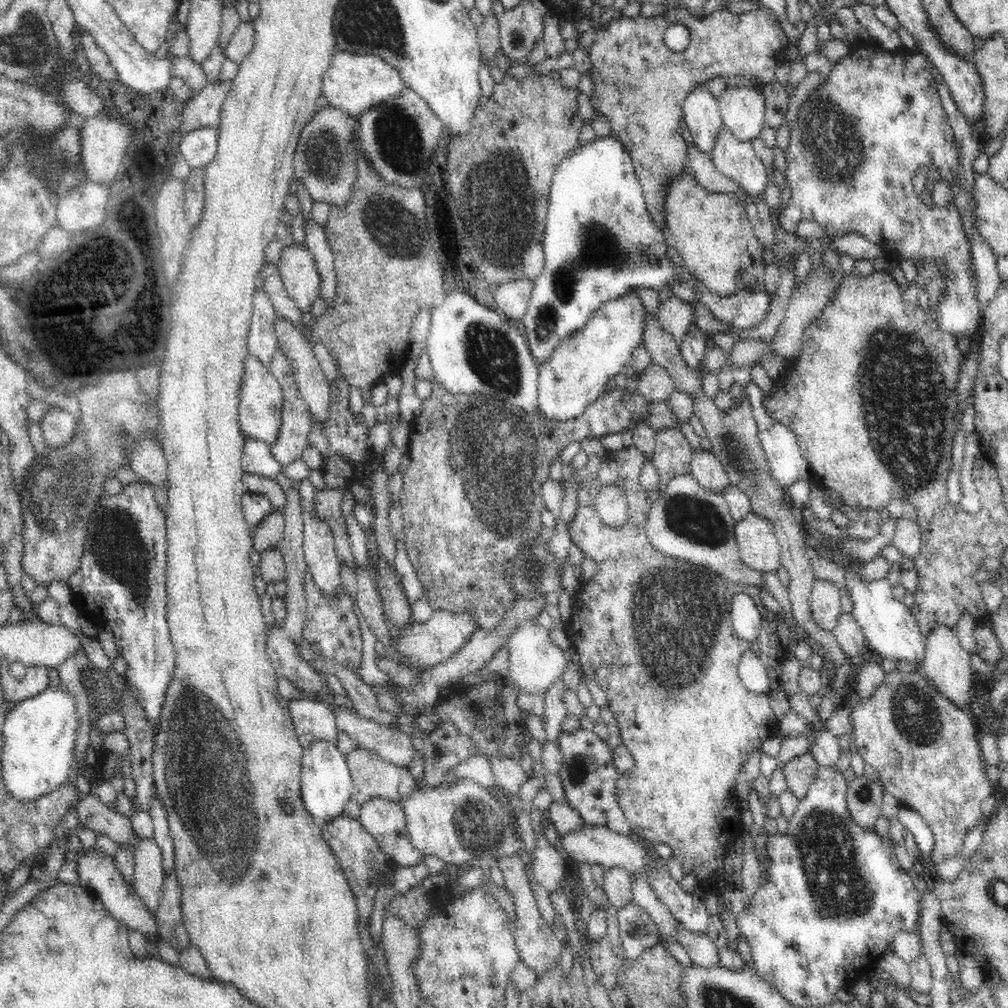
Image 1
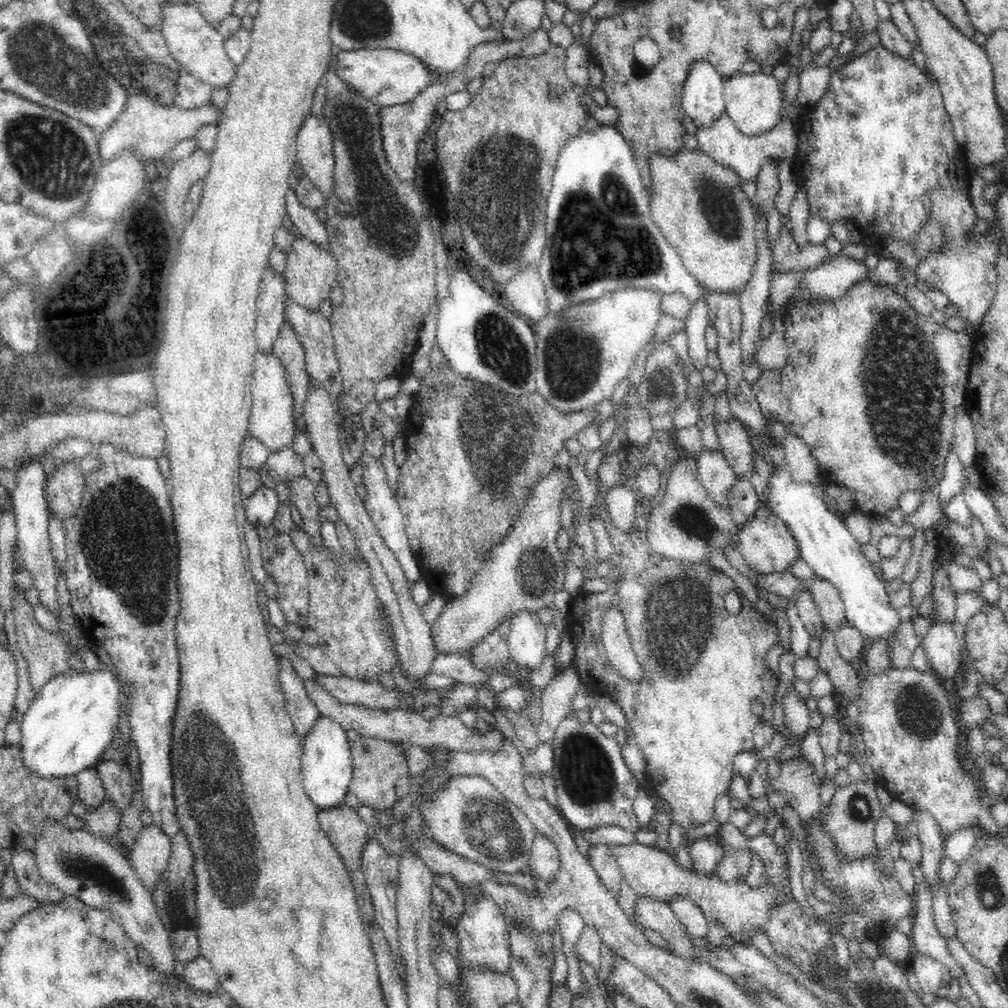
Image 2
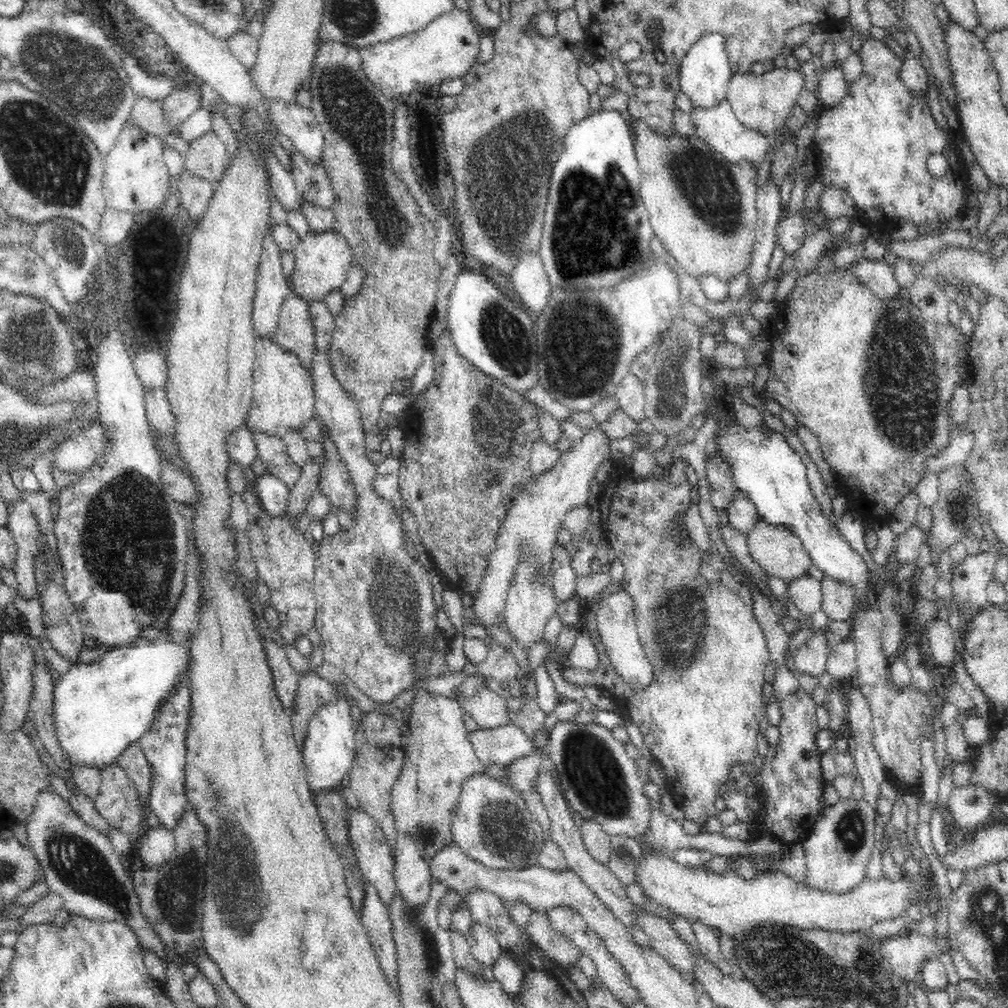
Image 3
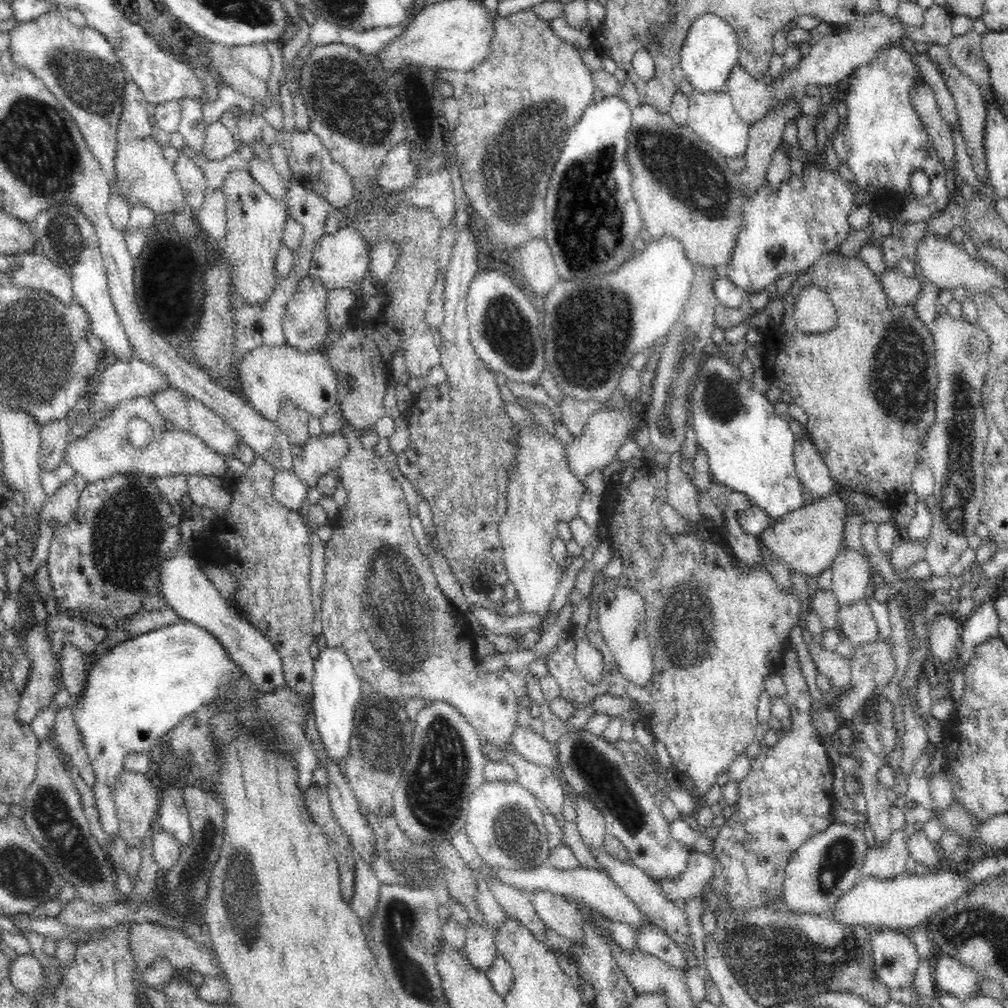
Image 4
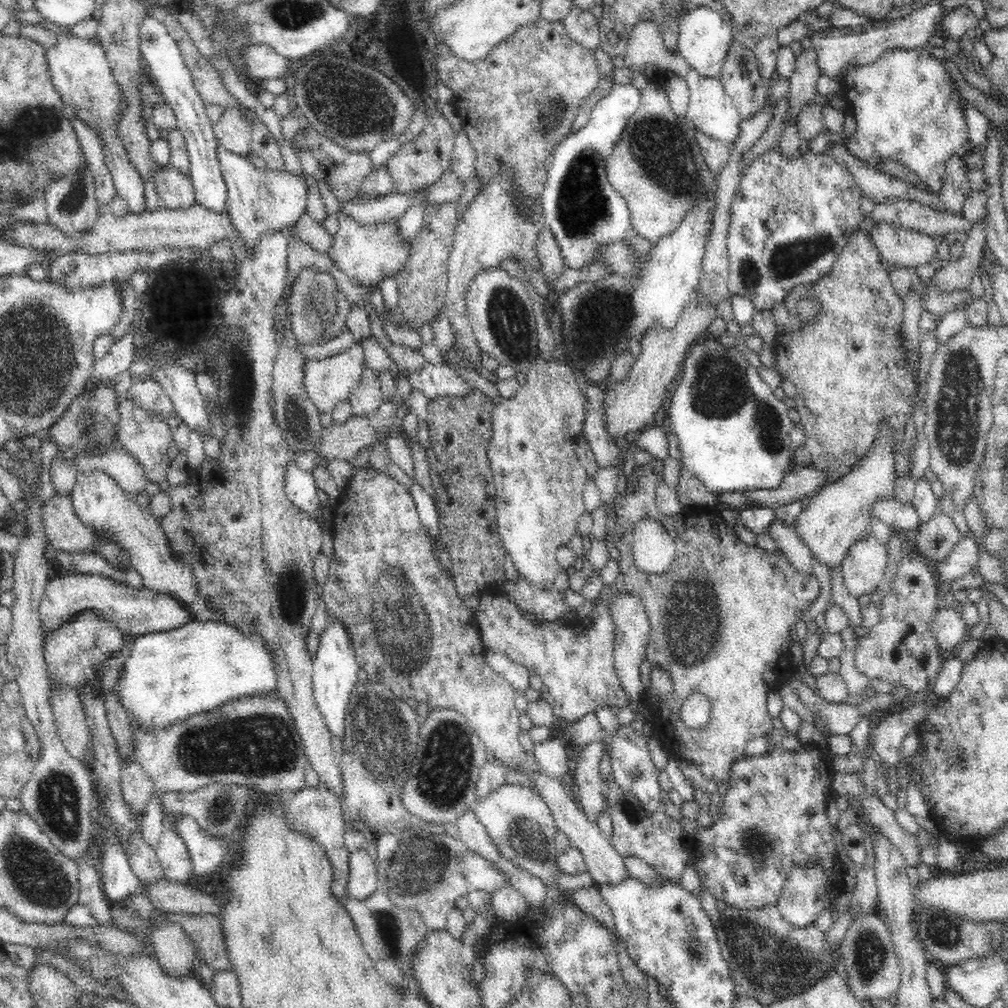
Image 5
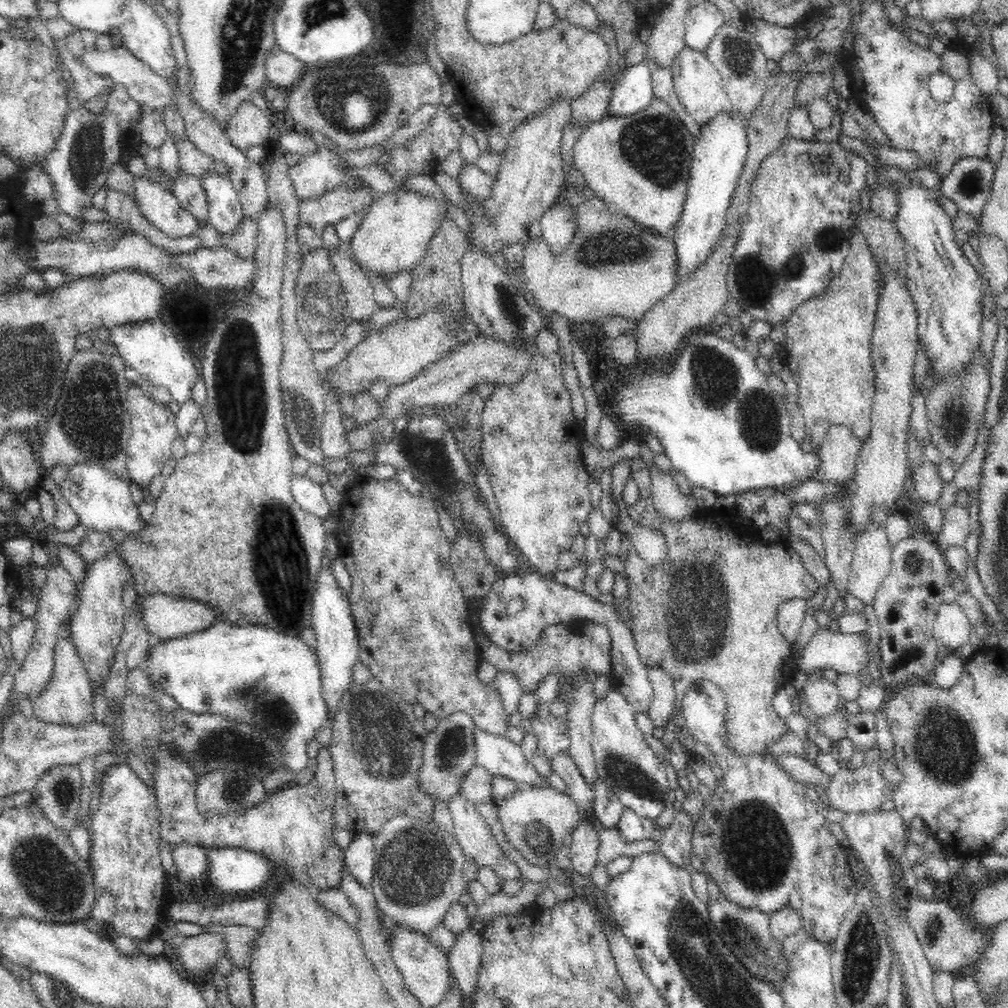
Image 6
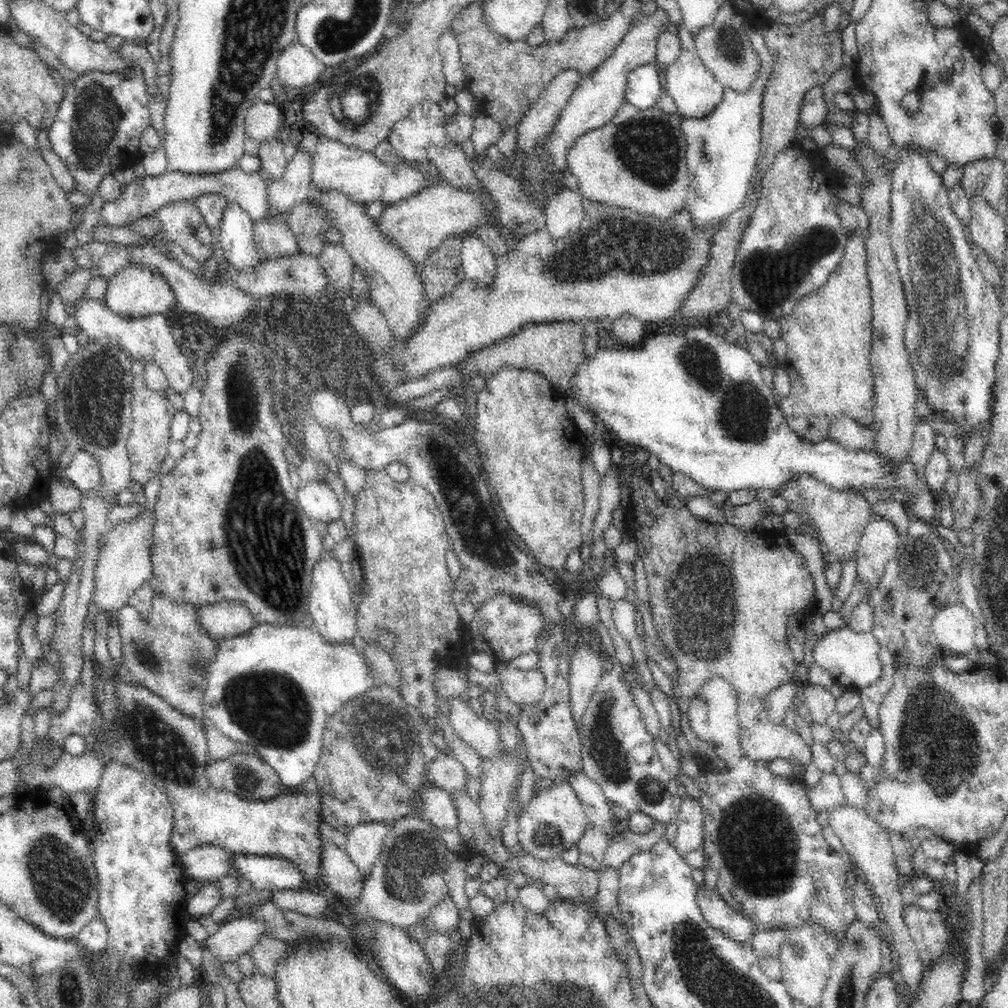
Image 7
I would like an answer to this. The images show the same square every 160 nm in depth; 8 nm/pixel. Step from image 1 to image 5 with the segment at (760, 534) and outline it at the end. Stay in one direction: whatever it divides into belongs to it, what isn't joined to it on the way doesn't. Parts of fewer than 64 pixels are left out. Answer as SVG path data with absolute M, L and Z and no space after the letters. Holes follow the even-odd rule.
M889 420L880 421L872 448L844 476L812 496L810 503L798 516L794 529L812 549L814 560L824 561L830 568L840 565L850 547L871 529L870 523L876 504L896 499L896 434Z

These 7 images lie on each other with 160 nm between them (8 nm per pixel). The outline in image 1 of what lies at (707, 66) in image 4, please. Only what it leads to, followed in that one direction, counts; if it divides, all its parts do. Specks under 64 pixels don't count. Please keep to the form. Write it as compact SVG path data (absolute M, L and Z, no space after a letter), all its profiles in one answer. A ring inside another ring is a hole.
M700 83L686 95L683 119L692 132L692 142L711 158L711 148L723 125L718 98L710 92L707 83Z

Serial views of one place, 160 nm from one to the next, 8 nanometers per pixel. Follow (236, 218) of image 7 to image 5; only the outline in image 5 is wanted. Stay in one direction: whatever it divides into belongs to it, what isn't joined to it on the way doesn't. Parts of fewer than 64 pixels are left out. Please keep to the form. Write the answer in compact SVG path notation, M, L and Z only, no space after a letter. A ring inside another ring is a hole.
M149 16L140 23L138 38L141 64L147 68L147 72L157 81L164 97L170 101L170 107L177 118L177 127L186 140L190 176L193 178L197 204L216 214L228 213L228 185L224 182L224 174L217 159L213 124L206 115L206 104L193 85L190 69L184 63L178 43L166 25Z

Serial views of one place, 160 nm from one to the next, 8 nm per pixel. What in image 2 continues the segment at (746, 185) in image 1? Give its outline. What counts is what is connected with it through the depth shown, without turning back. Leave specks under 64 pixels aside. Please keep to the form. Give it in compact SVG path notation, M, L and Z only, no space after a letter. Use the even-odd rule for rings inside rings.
M724 111L709 125L696 126L694 133L697 136L698 148L708 153L708 155L712 155L719 164L732 168L746 182L757 180L757 176L768 158L776 158L778 161L788 160L788 162L795 165L798 146L800 146L800 143L798 143L800 137L798 137L796 128L798 128L796 122L780 119L780 122L770 132L765 132L756 137L748 136L736 127L730 115Z

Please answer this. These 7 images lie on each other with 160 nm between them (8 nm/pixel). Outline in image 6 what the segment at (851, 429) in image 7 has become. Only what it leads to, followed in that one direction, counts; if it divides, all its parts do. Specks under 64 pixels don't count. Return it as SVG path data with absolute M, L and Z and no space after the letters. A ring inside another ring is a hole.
M832 426L822 442L819 454L822 466L814 478L818 481L845 481L856 468L865 440L861 440L848 426Z

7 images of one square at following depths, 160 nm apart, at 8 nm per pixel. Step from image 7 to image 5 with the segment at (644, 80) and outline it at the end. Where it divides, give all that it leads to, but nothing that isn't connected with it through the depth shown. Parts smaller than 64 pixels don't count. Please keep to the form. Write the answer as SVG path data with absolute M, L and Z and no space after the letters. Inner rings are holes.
M634 82L614 83L610 92L594 106L590 124L578 134L564 137L552 150L542 190L542 214L562 249L564 264L568 267L580 268L586 264L586 256L594 252L594 244L622 240L626 228L630 228L626 204L622 204L622 197L607 182L605 160L643 99L644 92L640 92Z

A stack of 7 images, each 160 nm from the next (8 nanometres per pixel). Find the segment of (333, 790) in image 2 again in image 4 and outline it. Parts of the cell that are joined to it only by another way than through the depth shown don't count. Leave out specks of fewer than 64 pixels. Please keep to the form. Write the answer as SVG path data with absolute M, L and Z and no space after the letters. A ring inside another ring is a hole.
M344 646L324 648L314 663L313 676L313 713L316 727L320 731L328 755L336 762L343 762L349 753L353 732L355 704L358 704L363 691L360 689L360 677L355 674L354 663L346 653Z

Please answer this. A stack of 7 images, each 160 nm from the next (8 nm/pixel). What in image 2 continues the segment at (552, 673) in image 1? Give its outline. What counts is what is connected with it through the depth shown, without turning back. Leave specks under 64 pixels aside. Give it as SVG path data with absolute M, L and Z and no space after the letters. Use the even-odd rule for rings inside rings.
M518 609L509 618L510 659L523 673L536 670L547 656L546 630L547 624L540 621L537 611Z

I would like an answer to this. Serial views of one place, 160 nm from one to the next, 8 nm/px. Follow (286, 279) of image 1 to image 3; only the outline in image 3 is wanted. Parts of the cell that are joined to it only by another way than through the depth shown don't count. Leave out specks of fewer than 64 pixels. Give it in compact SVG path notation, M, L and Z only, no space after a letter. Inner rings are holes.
M309 230L300 238L300 244L292 253L295 260L294 270L290 274L292 285L294 285L293 292L304 296L308 302L323 301L324 296L339 290L348 280L348 272L356 262L354 249L350 247L348 240L332 230L322 233Z

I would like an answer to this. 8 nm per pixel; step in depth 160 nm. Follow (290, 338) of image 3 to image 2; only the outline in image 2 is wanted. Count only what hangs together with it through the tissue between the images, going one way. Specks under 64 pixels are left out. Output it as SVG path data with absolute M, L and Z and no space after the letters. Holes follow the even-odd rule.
M288 317L283 320L280 332L273 342L273 352L285 362L289 372L289 384L297 406L300 434L300 431L305 428L302 405L307 398L310 383L306 365L306 347Z

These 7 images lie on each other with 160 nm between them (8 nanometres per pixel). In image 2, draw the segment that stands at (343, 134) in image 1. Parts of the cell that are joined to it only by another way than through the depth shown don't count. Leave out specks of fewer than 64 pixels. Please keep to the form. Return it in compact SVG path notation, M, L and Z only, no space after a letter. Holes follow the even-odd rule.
M310 114L301 124L295 138L296 158L312 183L320 187L327 198L333 187L334 153L331 130L320 116Z

